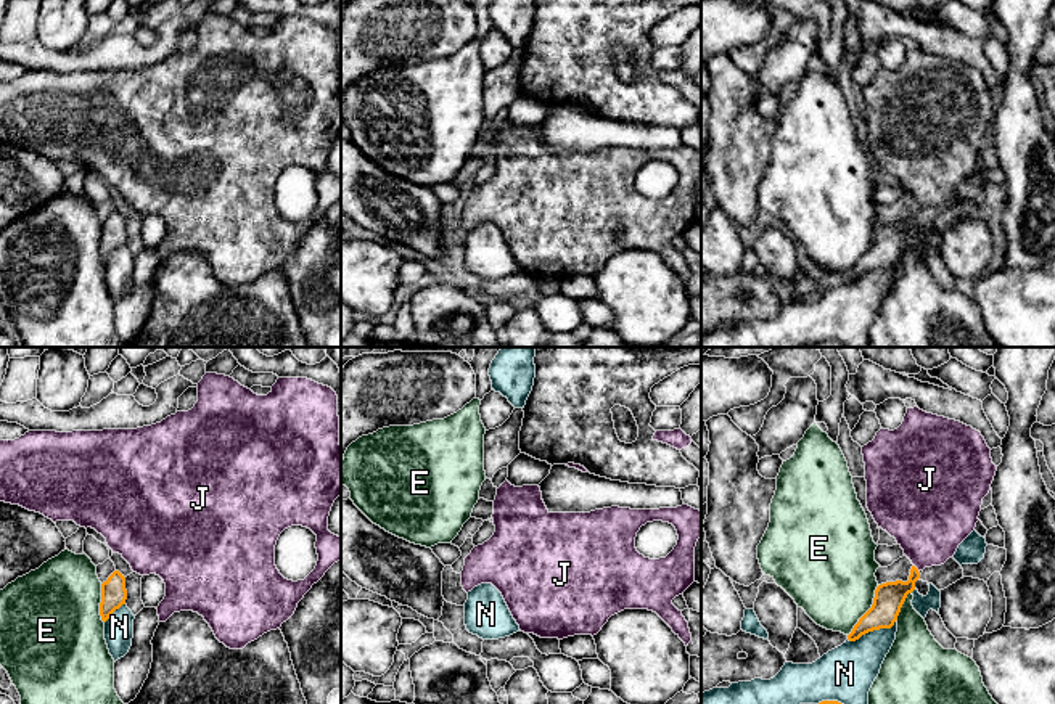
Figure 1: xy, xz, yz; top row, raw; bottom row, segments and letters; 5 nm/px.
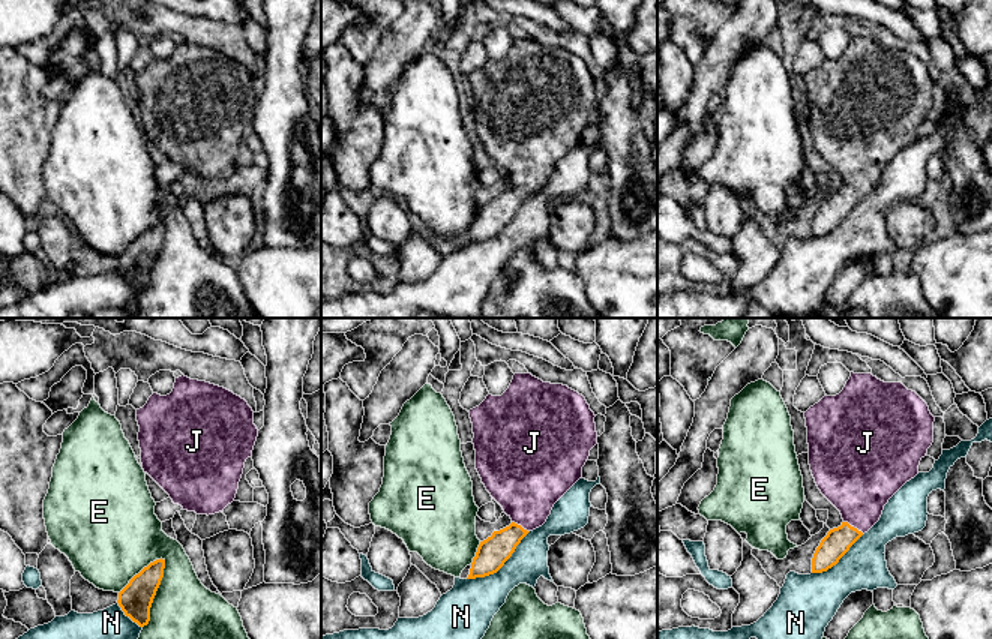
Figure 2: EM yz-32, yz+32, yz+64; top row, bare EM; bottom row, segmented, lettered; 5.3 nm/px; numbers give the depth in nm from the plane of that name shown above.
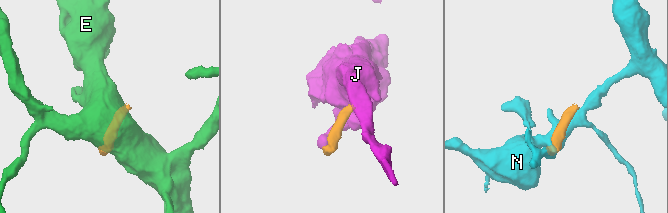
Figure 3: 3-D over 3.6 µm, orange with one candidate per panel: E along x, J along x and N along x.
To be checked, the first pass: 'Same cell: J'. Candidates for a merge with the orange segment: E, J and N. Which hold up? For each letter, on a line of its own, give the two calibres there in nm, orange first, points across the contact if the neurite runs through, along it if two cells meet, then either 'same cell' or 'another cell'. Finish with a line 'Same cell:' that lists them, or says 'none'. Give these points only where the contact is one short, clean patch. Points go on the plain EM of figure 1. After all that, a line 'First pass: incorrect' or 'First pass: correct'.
E: calibres 150 and 440 nm; another cell
J: calibres 150 and 380 nm; way yz (890, 237), (912, 219), (915, 208), (928, 179), (928, 159); same cell
N: calibres 150 and 280 nm; another cell
Same cell: J
First pass: correct

